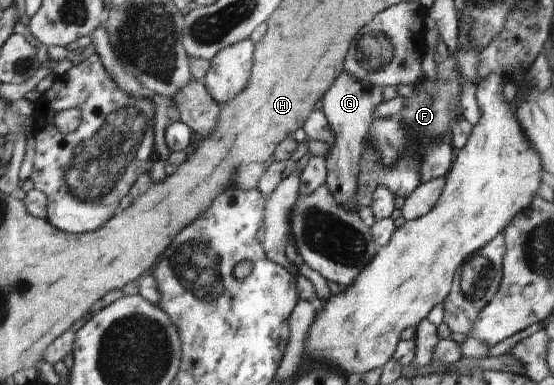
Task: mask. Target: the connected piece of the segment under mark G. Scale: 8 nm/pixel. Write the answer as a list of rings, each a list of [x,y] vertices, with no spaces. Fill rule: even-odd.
[[[341,72],[337,78],[337,85],[333,85],[333,89],[328,89],[329,93],[325,92],[325,101],[323,102],[322,112],[327,118],[329,127],[334,133],[334,144],[329,149],[329,158],[327,160],[327,187],[332,190],[337,203],[349,209],[359,210],[359,205],[354,197],[356,196],[357,184],[359,183],[360,173],[360,157],[363,155],[363,139],[366,139],[367,131],[371,131],[371,121],[374,120],[373,111],[379,103],[383,102],[382,88],[376,85],[371,85],[361,81],[357,77],[352,77],[350,73]]]

